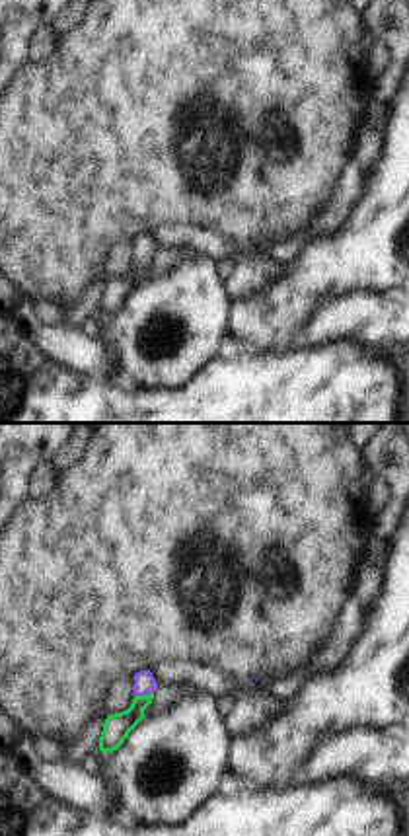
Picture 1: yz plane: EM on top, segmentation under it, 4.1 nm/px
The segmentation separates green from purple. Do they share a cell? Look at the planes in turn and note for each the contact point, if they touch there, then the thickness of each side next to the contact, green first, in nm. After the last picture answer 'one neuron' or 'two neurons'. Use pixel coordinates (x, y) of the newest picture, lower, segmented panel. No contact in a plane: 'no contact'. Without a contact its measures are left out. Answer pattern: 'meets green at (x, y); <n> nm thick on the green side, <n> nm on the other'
meets green at (143, 696); 110 nm thick on the green side, 90 nm on the other

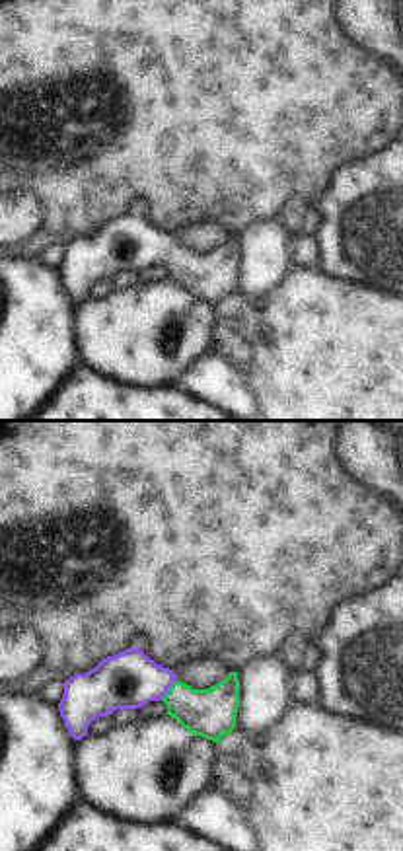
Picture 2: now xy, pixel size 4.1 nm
meets green at (168, 690); 200 nm thick on the green side, 240 nm on the other

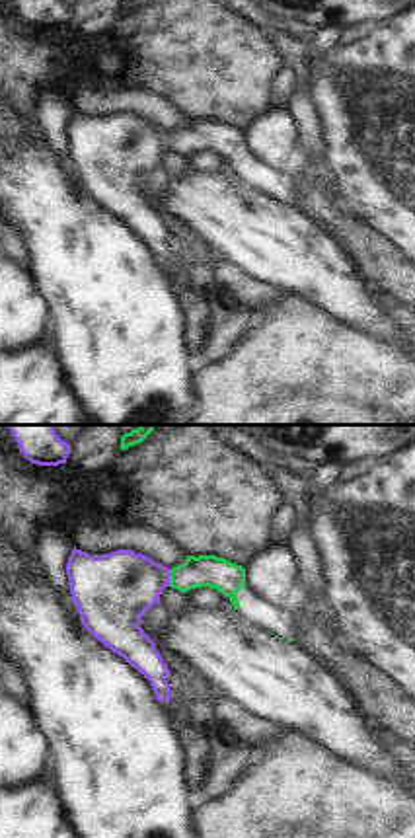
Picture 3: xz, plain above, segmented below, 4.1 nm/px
meets green at (170, 577); 140 nm thick on the green side, 320 nm on the other

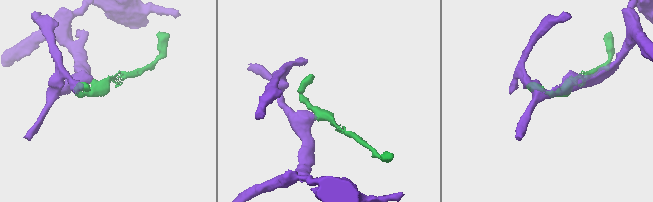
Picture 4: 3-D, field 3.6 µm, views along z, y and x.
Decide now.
one neuron

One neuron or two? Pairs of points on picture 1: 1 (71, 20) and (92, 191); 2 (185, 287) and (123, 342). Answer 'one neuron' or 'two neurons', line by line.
1: two neurons
2: one neuron

